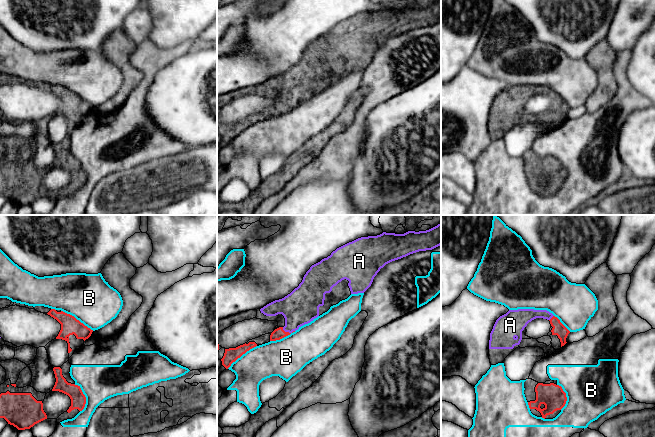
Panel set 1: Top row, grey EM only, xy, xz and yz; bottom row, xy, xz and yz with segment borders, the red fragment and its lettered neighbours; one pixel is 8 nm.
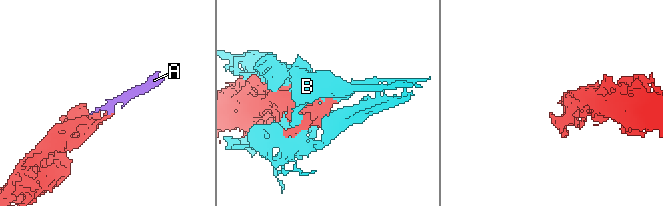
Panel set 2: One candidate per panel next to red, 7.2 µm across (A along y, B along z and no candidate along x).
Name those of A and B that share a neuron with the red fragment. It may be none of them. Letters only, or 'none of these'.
A

